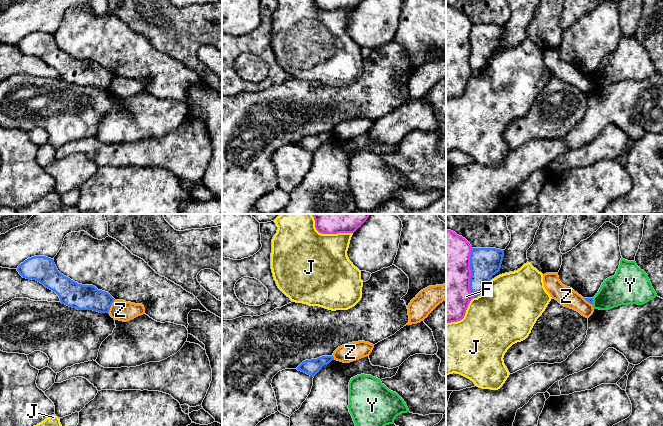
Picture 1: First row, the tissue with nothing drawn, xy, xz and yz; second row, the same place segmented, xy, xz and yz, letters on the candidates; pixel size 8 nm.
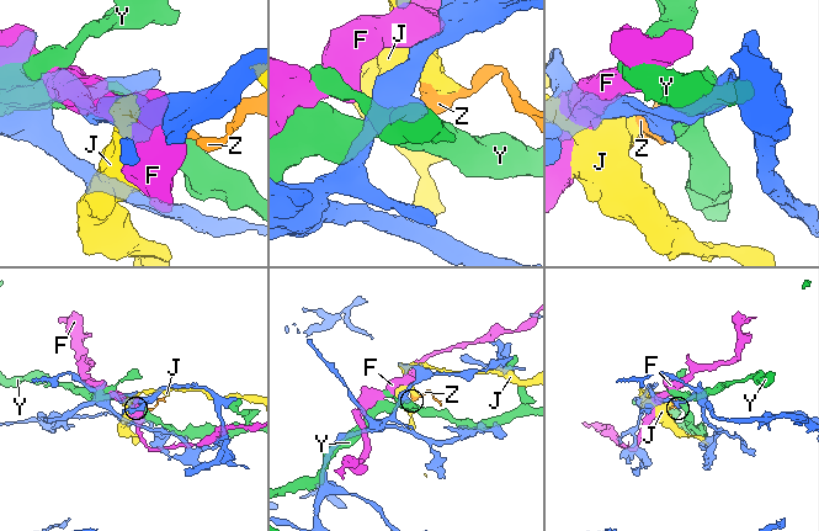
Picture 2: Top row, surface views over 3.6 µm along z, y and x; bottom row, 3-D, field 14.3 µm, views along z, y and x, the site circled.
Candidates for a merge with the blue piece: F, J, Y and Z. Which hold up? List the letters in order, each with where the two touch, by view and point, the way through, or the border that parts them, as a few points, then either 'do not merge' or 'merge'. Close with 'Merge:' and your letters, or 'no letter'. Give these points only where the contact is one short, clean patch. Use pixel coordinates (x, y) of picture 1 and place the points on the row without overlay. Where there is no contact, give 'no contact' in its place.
F: contact yz (471, 49); do not merge
J: contact yz (476, 73); do not merge
Y: contact yz (592, 77); do not merge
Z: contact xy (110, 82); border xy (114, 75), (108, 88); do not merge
Merge: no letter

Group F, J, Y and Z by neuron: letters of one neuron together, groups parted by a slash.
F / J / Y / Z

